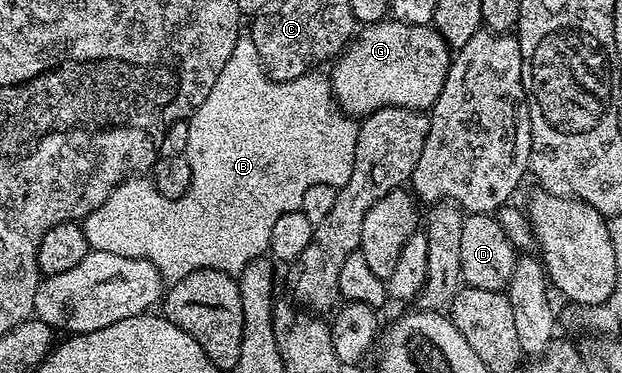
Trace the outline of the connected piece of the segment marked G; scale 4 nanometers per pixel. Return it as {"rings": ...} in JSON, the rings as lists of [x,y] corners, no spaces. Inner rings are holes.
{"rings":[[[388,17],[381,23],[366,24],[334,60],[335,68],[329,71],[331,92],[340,107],[352,117],[366,117],[382,107],[404,107],[426,112],[435,104],[445,85],[452,58],[452,48],[438,35],[434,26],[405,25]]]}

